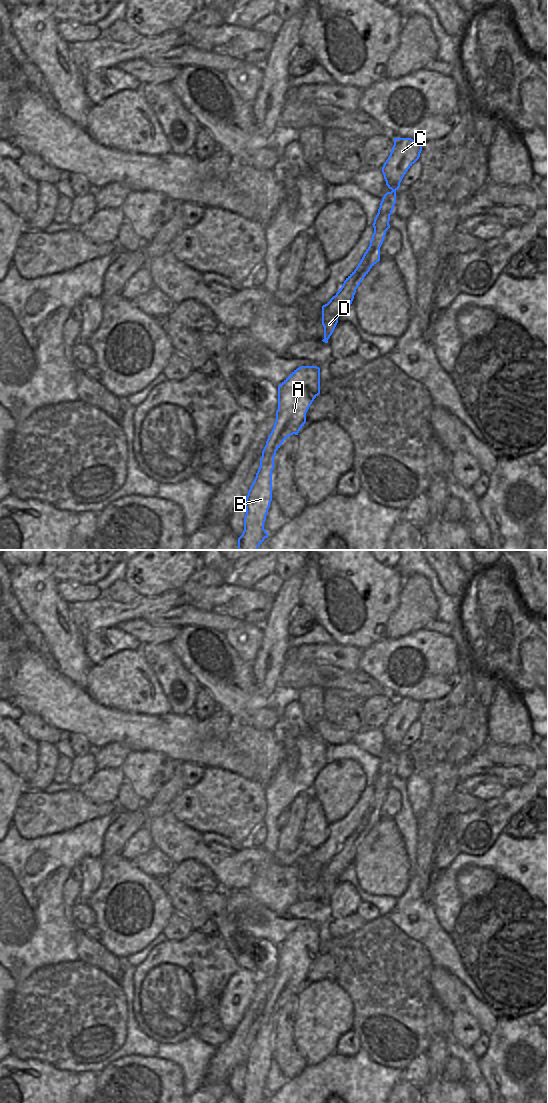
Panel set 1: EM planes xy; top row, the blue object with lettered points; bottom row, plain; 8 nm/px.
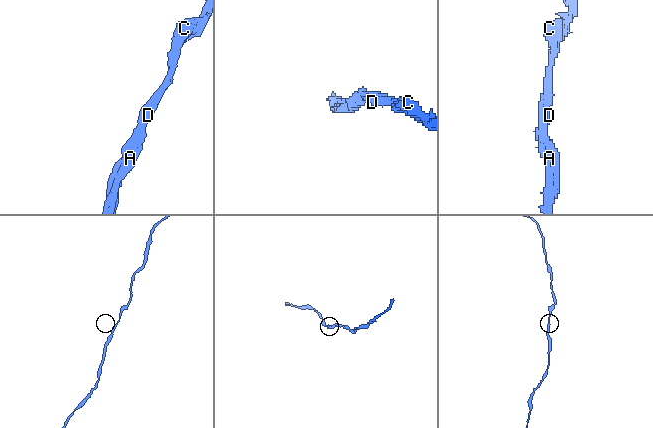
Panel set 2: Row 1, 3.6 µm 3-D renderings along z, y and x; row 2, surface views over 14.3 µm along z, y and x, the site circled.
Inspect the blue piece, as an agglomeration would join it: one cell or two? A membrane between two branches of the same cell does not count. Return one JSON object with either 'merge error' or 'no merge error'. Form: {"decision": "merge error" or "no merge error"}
{"decision": "no merge error"}

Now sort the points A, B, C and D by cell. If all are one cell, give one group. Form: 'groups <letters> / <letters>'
groups A B C D

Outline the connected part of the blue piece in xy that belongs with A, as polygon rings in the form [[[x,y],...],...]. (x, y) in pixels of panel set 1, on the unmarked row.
[[[317,926],[297,928],[278,946],[276,981],[244,1063],[244,1091],[238,1103],[262,1103],[268,1098],[264,1083],[272,1061],[272,1031],[276,1011],[289,996],[298,995],[306,983],[310,965],[319,954],[320,928]]]

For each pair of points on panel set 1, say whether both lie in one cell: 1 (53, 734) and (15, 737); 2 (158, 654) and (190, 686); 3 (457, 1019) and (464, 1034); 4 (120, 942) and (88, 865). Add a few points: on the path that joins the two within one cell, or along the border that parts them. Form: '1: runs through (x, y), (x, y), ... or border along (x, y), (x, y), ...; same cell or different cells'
1: border along (15, 721), (29, 737), (37, 742); different cells
2: runs through (166, 662), (182, 678); same cell
3: runs through (461, 1023), (463, 1030); same cell
4: border along (102, 863), (102, 878), (94, 892), (85, 901); different cells

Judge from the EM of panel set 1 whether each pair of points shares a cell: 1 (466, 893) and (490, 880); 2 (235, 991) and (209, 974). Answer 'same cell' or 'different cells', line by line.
1: same cell
2: different cells

